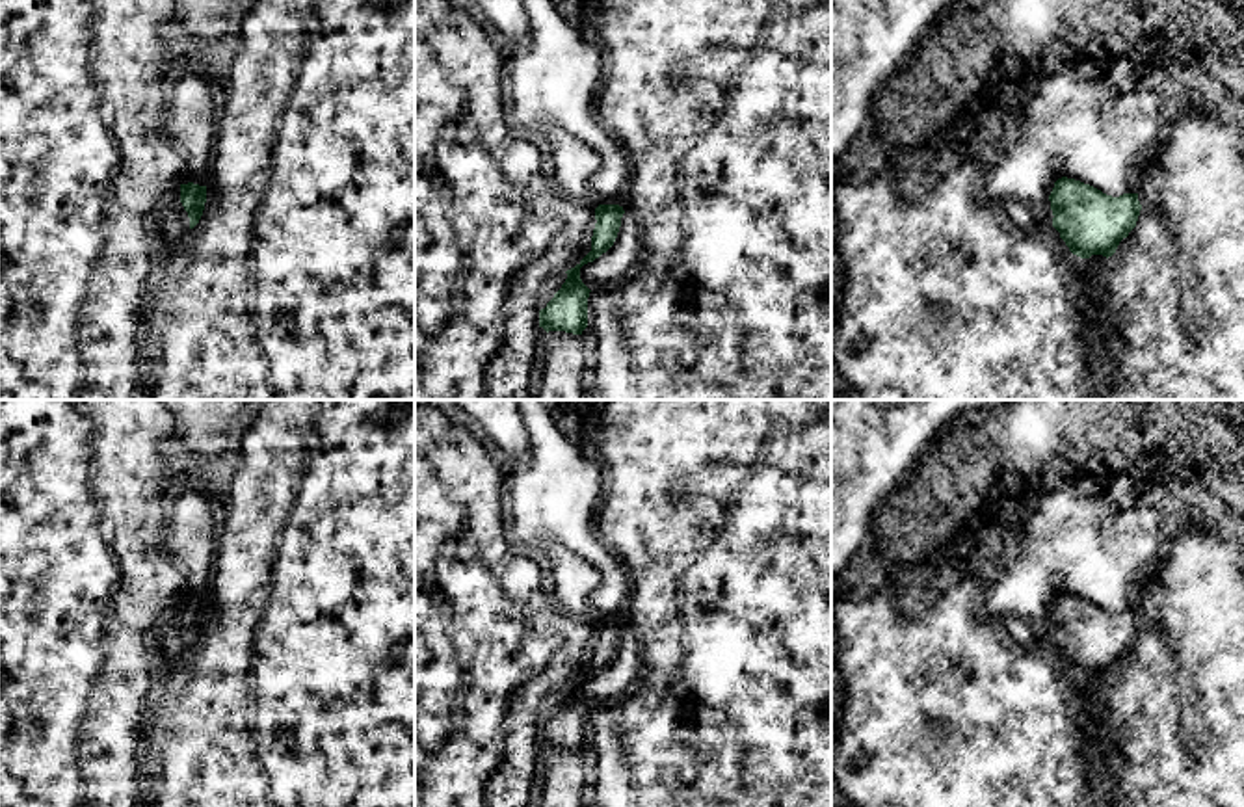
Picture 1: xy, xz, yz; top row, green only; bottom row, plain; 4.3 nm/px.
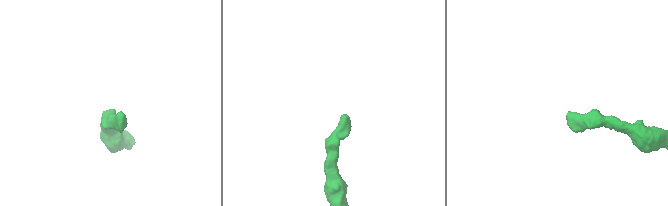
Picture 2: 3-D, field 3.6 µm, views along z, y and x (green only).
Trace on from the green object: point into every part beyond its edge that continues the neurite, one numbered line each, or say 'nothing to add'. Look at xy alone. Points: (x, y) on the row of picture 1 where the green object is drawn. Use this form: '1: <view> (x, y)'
1: xy (172, 220)

